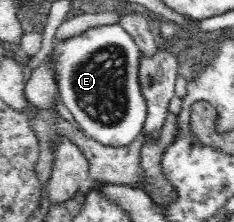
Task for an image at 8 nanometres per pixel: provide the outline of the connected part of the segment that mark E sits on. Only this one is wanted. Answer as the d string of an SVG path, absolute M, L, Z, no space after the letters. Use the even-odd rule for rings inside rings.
M119 23L96 26L86 30L79 36L68 38L66 41L54 46L54 58L56 58L56 61L54 62L54 70L58 73L56 81L58 82L60 98L62 99L63 104L65 104L65 106L69 109L69 112L73 114L77 124L85 130L84 134L90 136L90 138L95 141L100 142L102 145L110 147L124 147L131 144L131 142L133 142L137 137L140 137L147 116L146 100L143 96L139 82L141 53L139 51L139 47L133 40L133 37L131 37L131 35L129 35L129 33L127 33L127 31L125 31Z

